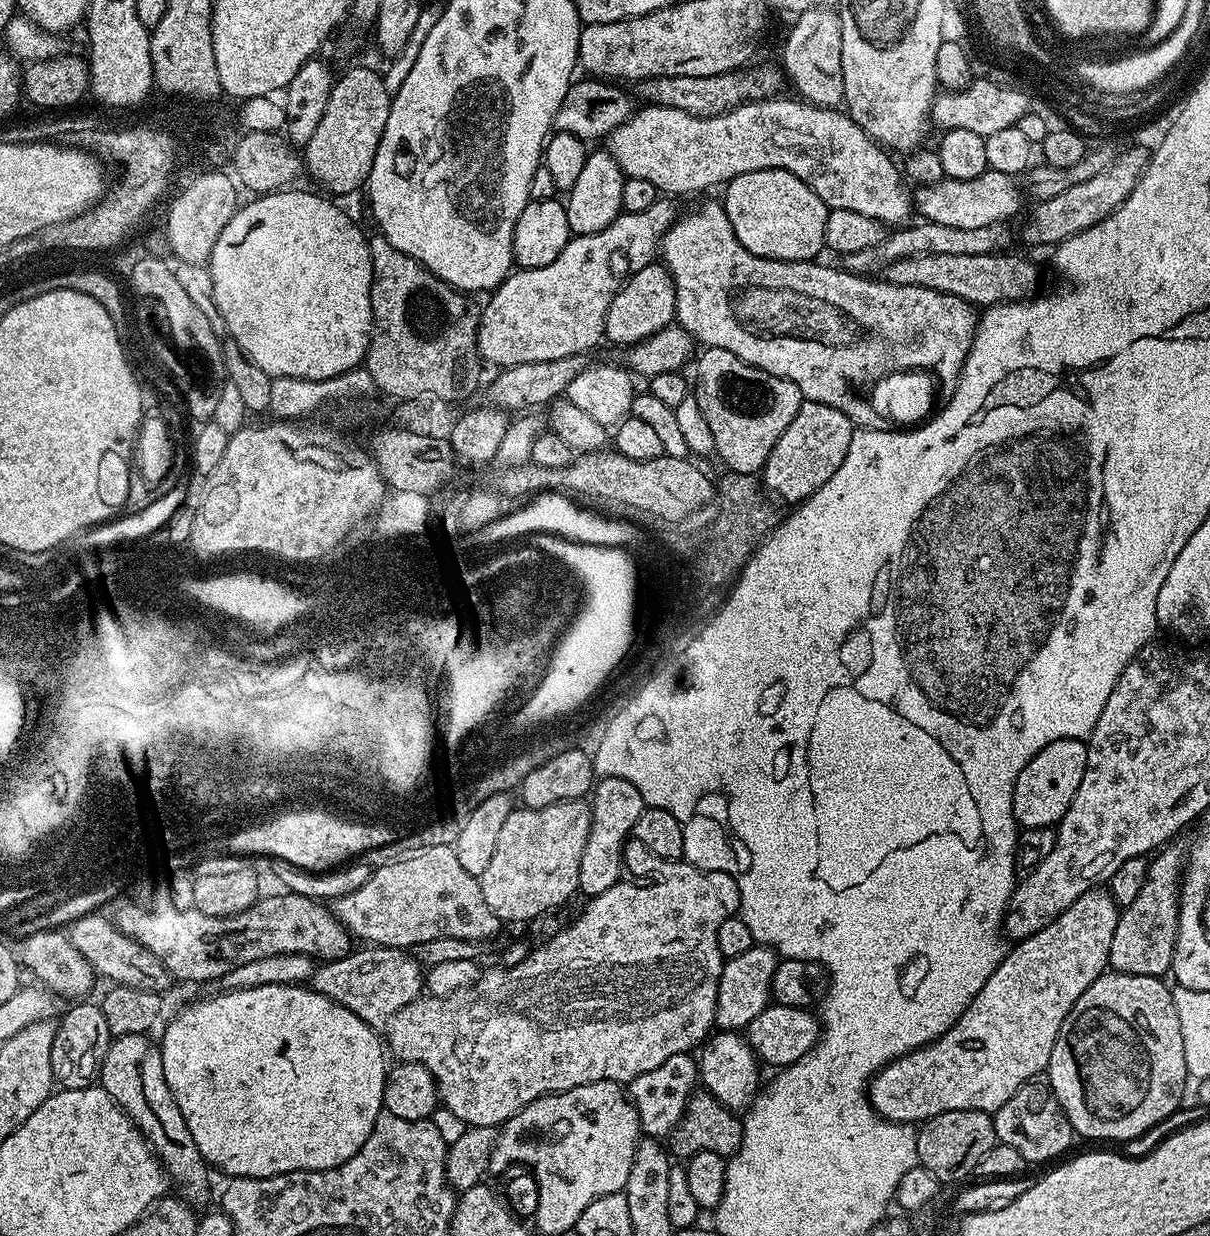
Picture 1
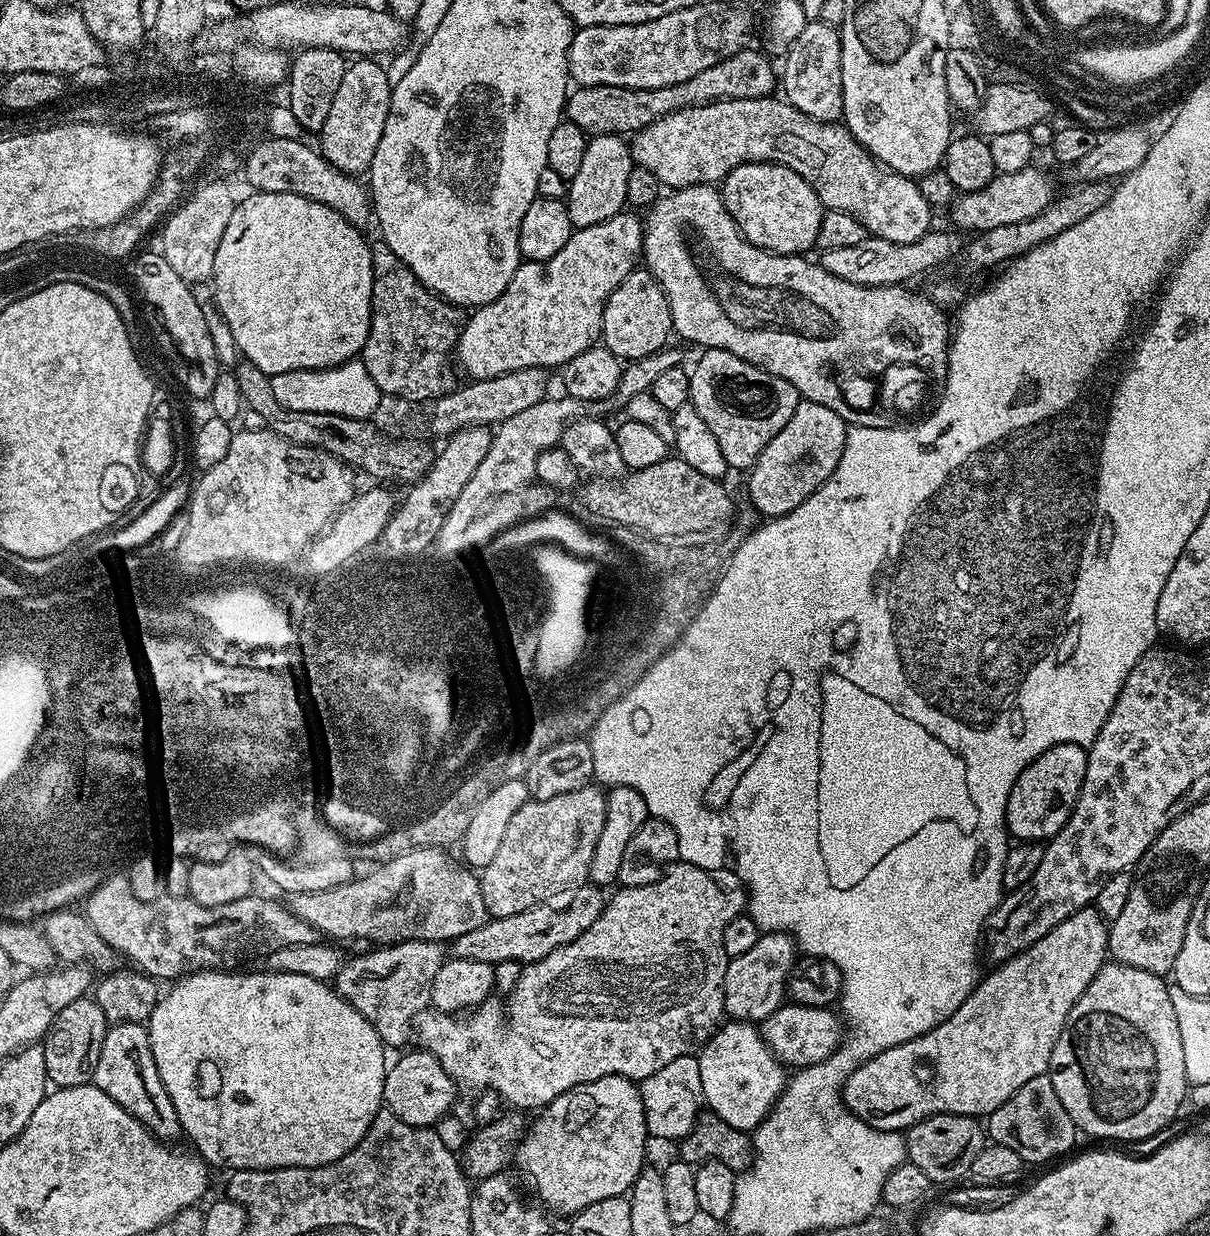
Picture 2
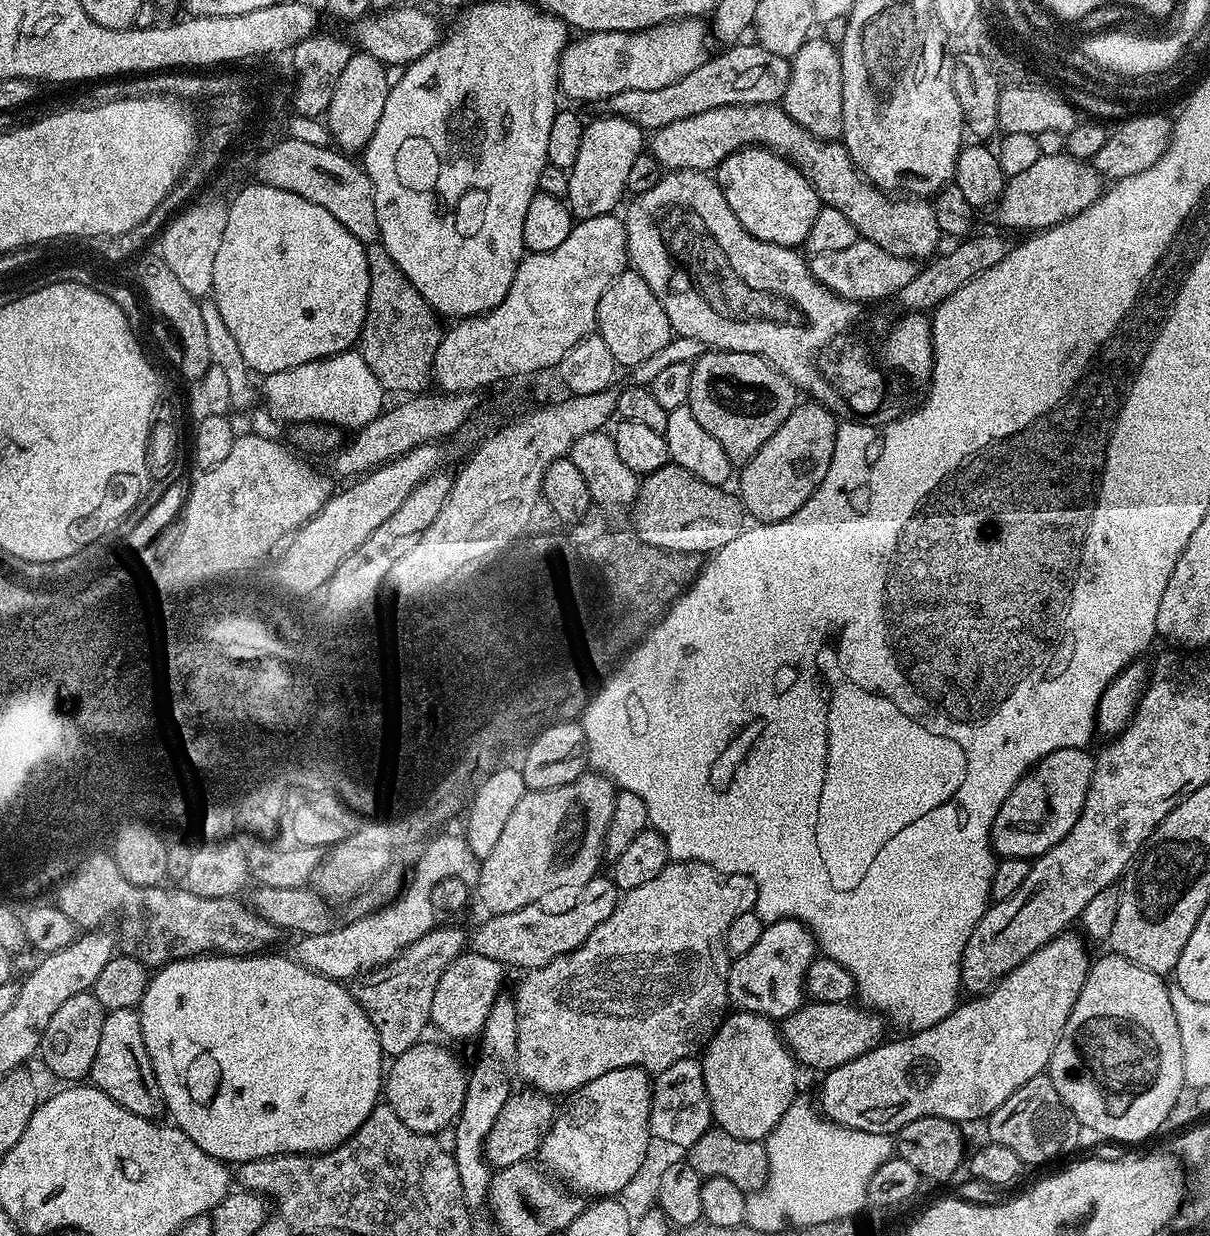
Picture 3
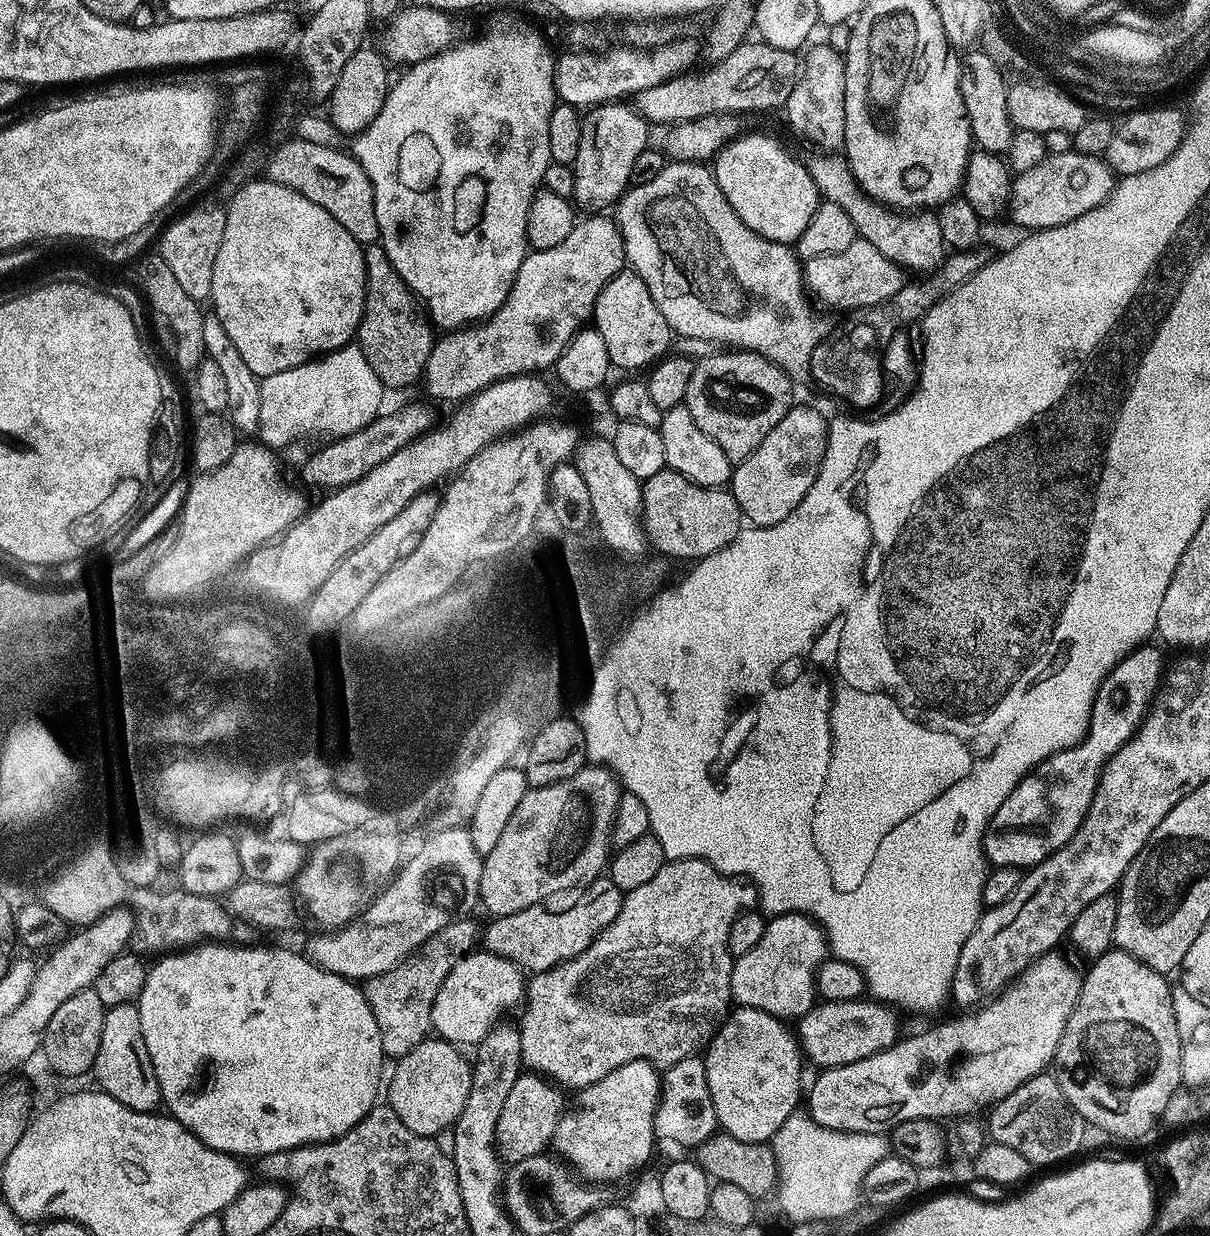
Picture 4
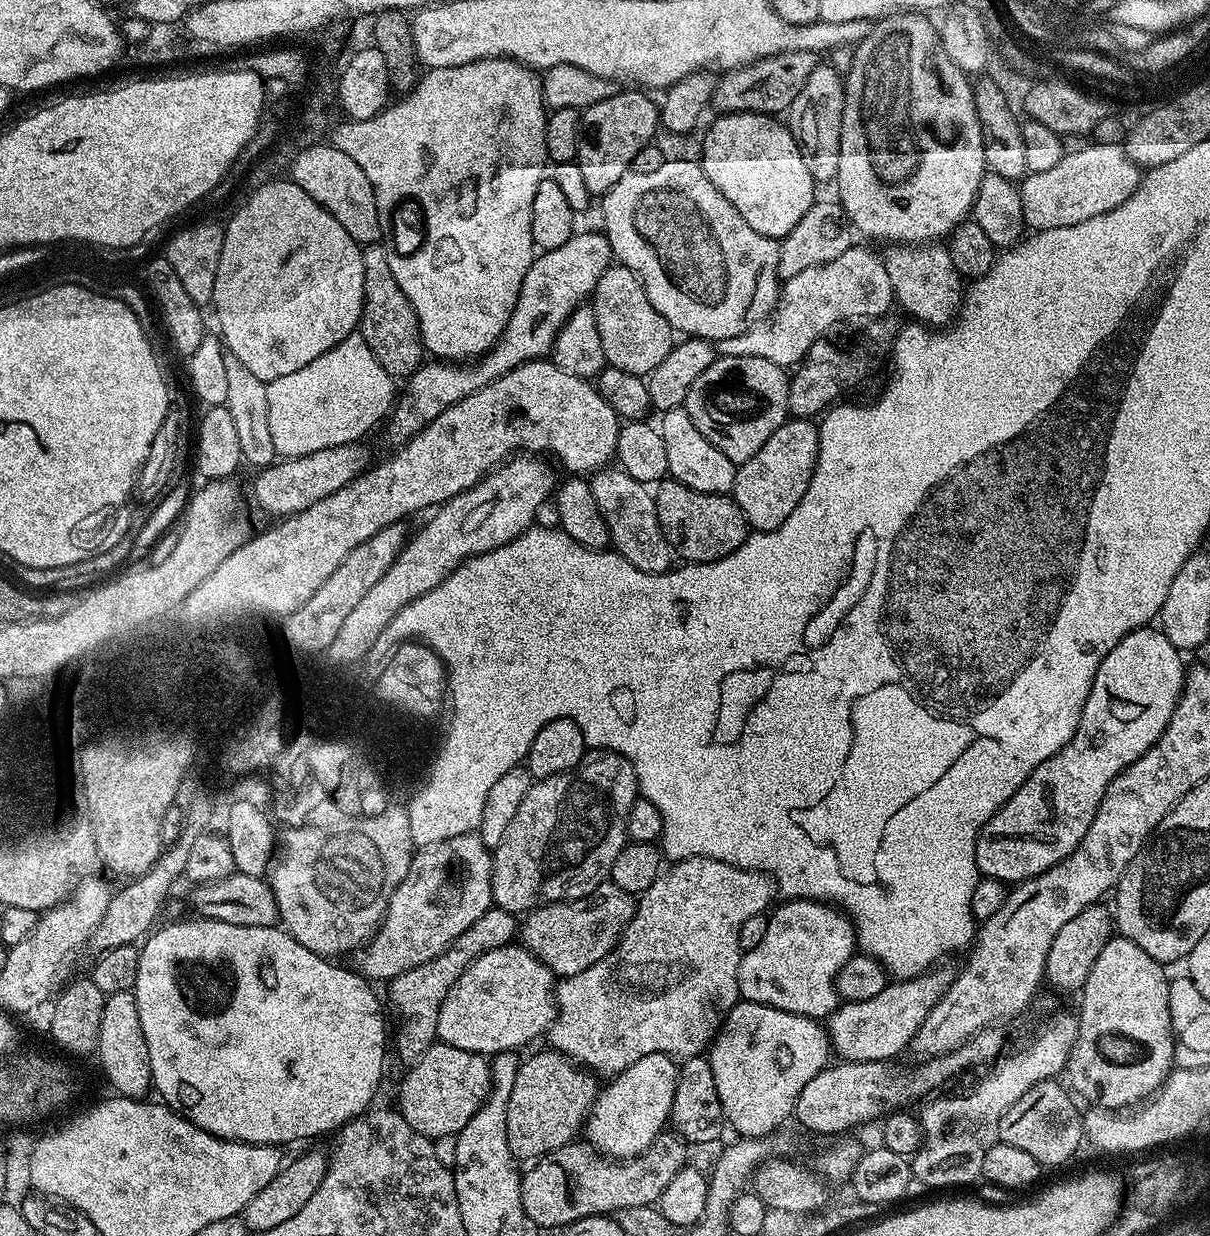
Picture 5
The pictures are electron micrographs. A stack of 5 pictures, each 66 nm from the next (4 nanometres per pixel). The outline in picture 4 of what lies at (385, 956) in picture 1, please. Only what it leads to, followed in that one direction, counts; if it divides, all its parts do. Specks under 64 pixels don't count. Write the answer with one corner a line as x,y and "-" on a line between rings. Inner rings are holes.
457,918
438,934
434,935
424,944
420,951
416,952
409,960
399,964
394,970
390,970
381,976
375,976
363,985
364,997
370,1002
374,1010
374,1016
380,1027
382,1034
382,1046
384,1055
388,1058
399,1058
410,1054
414,1046
418,1046
423,1040
429,1039
430,1029
432,1028
431,1011
434,1010
434,1002
438,997
438,992
442,989
447,975
463,960
464,956
477,951
478,945
482,940
482,928
472,921
472,918

